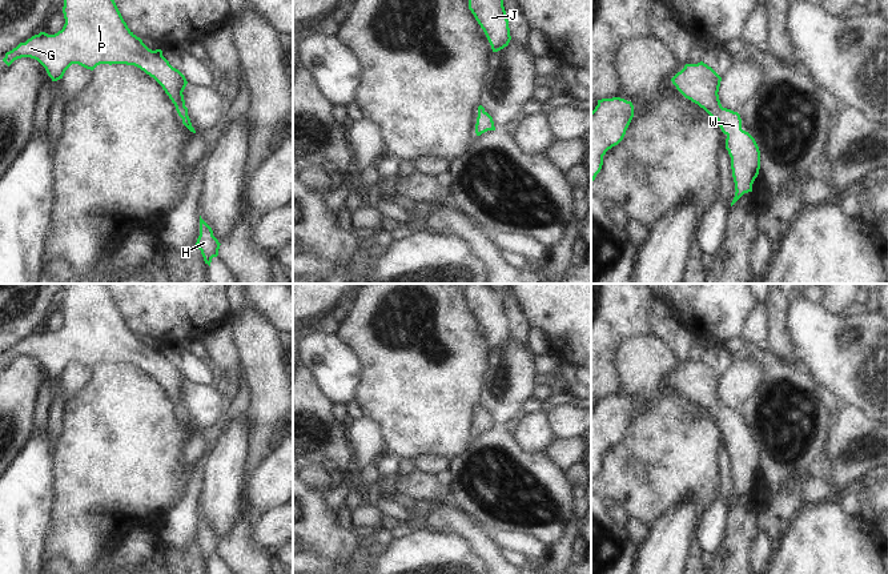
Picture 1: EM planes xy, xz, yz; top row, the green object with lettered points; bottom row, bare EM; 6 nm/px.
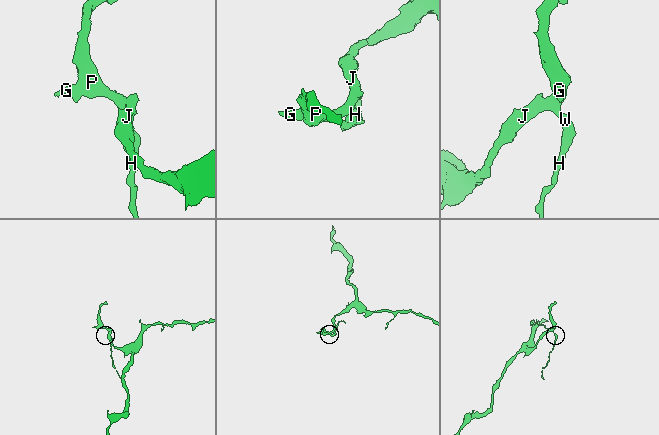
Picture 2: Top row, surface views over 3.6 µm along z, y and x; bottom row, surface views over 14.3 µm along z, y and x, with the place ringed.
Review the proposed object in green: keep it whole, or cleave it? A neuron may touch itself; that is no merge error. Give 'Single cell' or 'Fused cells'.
Single cell.

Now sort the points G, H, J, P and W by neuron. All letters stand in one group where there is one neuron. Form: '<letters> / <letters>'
G H J P W

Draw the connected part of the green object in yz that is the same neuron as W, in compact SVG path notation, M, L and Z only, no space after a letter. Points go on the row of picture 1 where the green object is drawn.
M703 61L686 64L672 79L676 89L688 100L703 108L715 119L727 136L726 149L731 157L735 197L731 206L744 194L752 192L752 184L760 169L760 150L755 139L742 129L738 112L723 108L719 100L722 77Z

